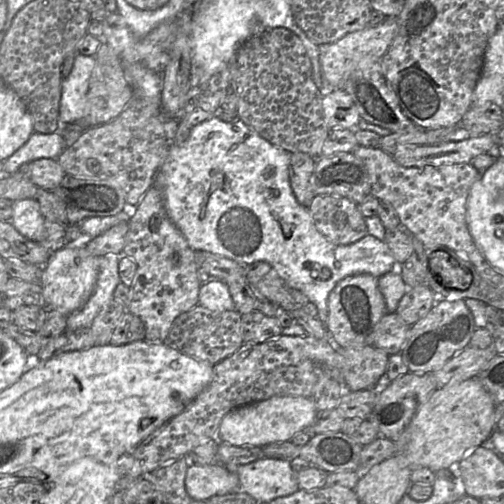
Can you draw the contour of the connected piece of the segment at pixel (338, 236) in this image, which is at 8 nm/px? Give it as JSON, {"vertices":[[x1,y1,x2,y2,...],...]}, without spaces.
{"vertices":[[315,195,309,211,319,233,335,245,352,244,368,235,359,205,347,198]]}

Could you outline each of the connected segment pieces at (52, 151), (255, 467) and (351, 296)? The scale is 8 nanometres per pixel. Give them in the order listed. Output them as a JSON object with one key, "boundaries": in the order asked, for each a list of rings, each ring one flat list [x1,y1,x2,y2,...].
{"boundaries":[[[34,131,28,141,3,162,3,172,5,175,11,175,34,160,57,159,66,148,62,134,42,134]],[[261,457,236,468,240,489,258,503,269,502,298,491,296,472,290,460]],[[356,274,339,281,327,300,326,328,336,347,352,348,372,346,378,323,387,314,383,295,378,288,378,278,370,274]]]}

